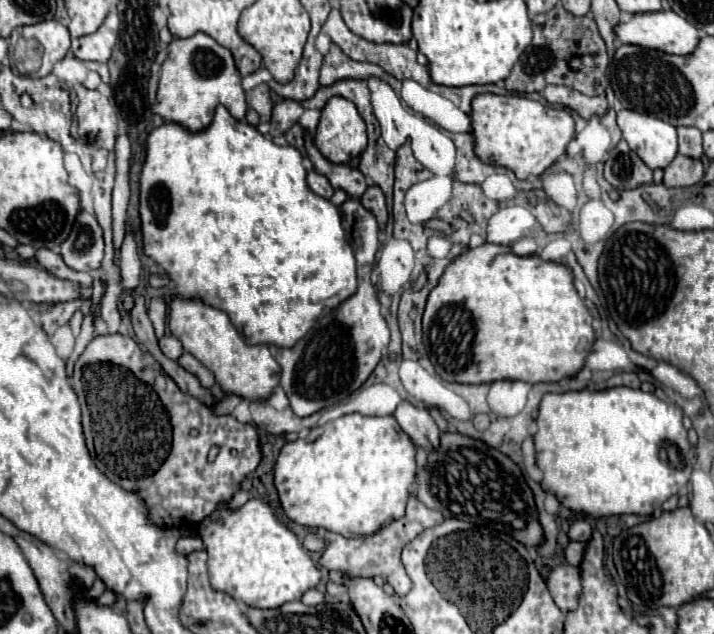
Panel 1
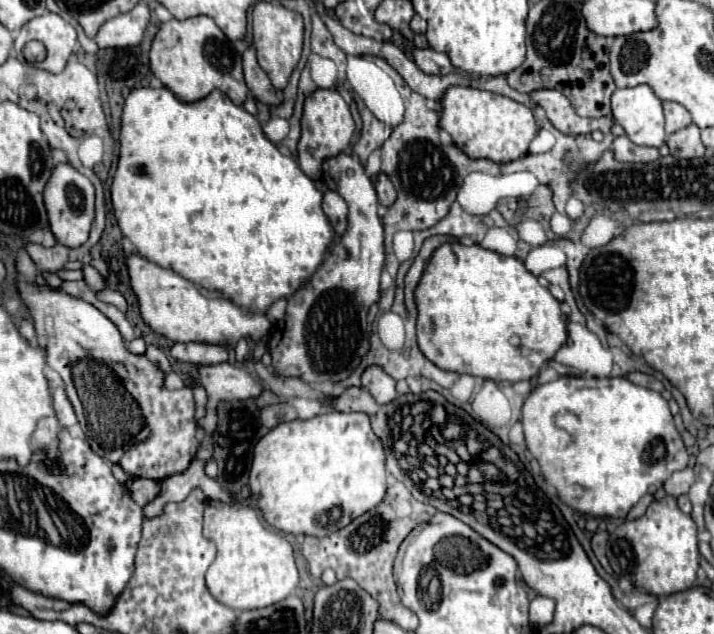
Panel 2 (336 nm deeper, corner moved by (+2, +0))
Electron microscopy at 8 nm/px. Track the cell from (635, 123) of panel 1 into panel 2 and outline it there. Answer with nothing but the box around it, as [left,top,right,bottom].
[611,84,665,148]

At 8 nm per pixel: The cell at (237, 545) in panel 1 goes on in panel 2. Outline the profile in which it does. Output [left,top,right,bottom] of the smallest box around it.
[203,500,299,610]

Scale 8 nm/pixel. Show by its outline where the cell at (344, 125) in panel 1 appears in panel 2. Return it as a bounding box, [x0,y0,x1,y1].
[299,90,355,178]

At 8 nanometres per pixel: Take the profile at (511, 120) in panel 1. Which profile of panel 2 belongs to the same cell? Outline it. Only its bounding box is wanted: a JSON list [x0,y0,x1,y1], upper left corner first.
[439,86,539,164]

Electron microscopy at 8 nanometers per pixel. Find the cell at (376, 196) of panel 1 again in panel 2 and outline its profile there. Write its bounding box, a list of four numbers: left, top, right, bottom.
[375,174,397,208]

